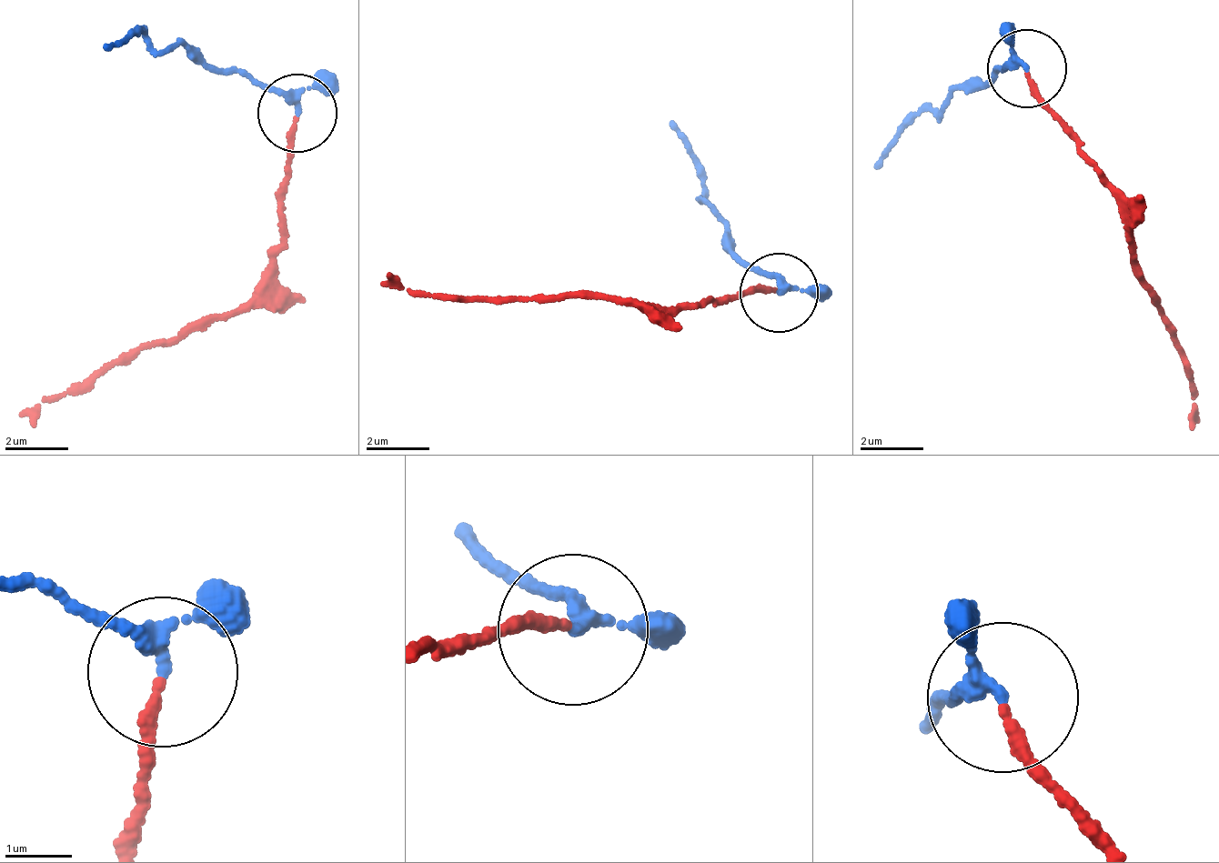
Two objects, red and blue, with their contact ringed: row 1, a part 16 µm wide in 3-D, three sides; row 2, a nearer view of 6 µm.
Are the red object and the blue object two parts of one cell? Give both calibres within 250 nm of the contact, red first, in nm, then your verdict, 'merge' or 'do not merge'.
170/170 nm | do not merge

